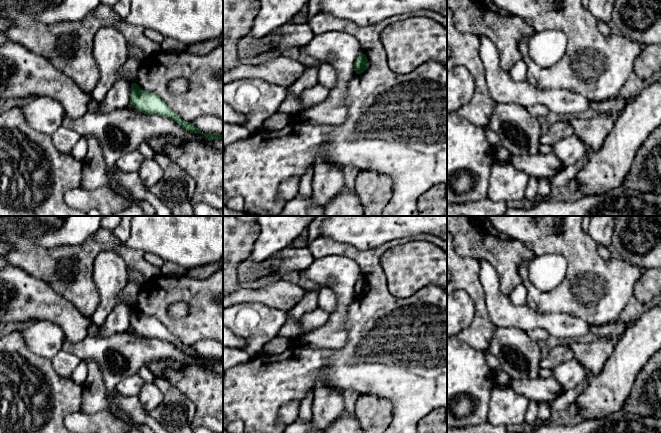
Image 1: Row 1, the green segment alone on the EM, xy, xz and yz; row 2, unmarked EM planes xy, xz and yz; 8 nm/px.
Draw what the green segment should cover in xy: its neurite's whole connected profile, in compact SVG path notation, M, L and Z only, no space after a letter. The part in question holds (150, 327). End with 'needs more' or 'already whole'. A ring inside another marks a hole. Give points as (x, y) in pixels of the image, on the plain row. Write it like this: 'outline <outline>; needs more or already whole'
outline M136 307L131 308L130 328L144 338L166 340L190 357L202 358L210 364L223 363L223 359L218 357L206 358L201 356L193 347L184 345L171 334L157 318L141 313Z; already whole

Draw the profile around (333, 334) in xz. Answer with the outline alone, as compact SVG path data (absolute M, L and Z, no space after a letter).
M325 256L314 259L301 274L321 287L331 288L337 305L328 321L308 332L298 344L313 349L342 348L347 341L348 308L356 299L354 286L363 277L360 265L346 256Z

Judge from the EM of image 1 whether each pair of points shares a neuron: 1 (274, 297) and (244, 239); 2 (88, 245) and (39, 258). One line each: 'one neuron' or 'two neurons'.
1: one neuron
2: one neuron

